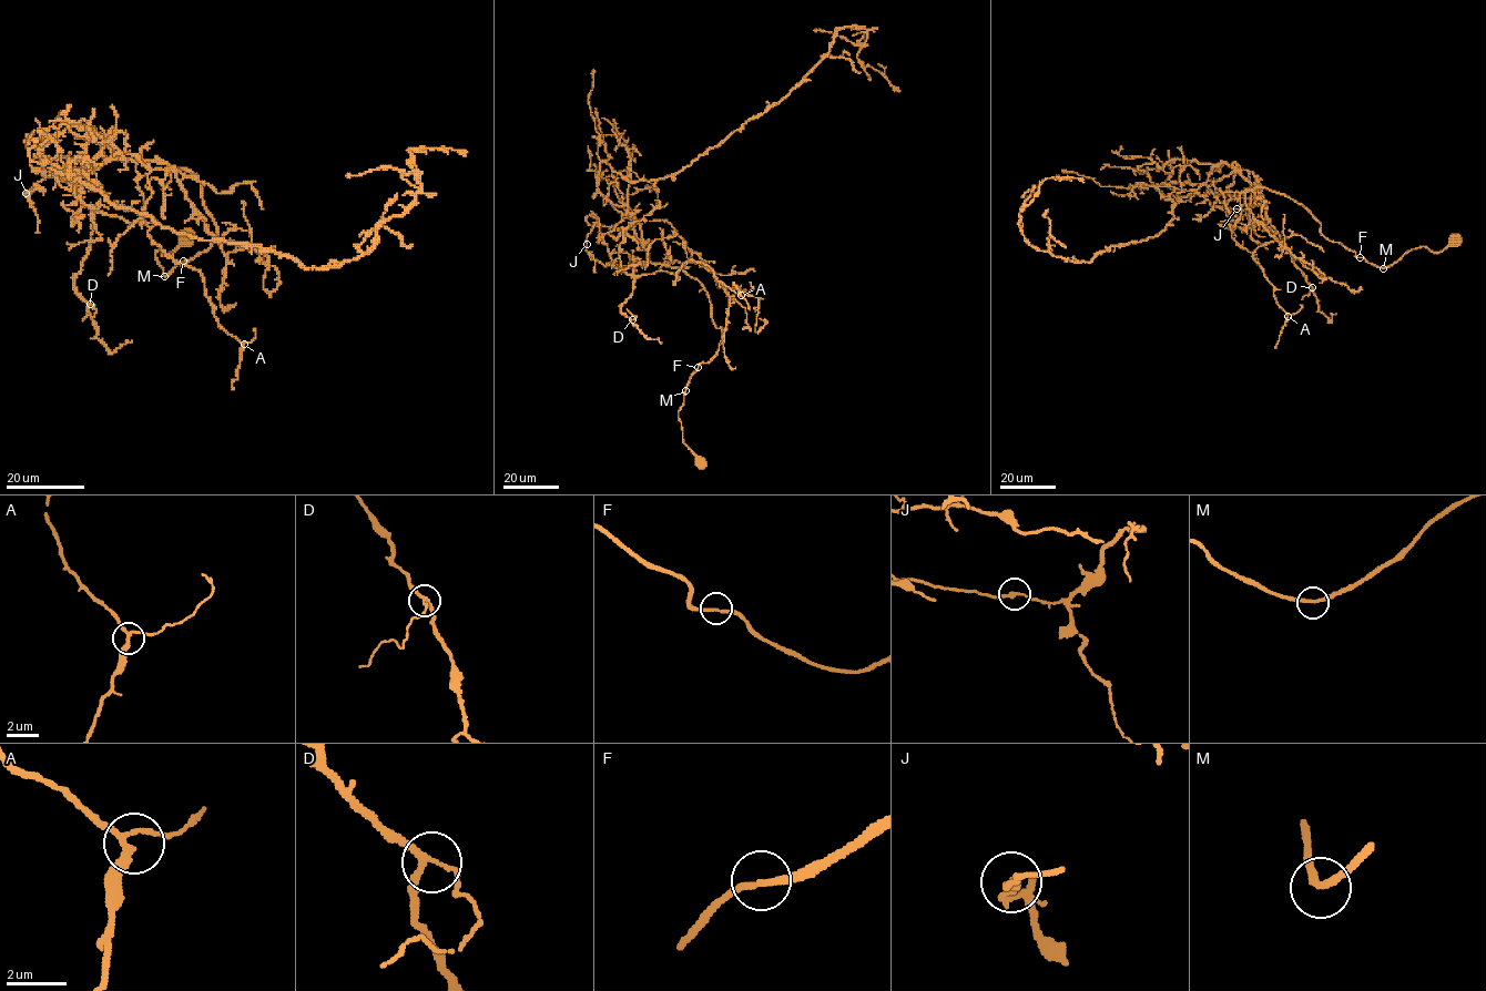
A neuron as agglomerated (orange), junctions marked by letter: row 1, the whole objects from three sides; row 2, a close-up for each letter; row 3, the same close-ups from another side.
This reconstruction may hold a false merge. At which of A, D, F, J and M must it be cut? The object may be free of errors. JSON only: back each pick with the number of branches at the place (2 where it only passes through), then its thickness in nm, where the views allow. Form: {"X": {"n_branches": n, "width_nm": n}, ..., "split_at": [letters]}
{"split_at": []}

